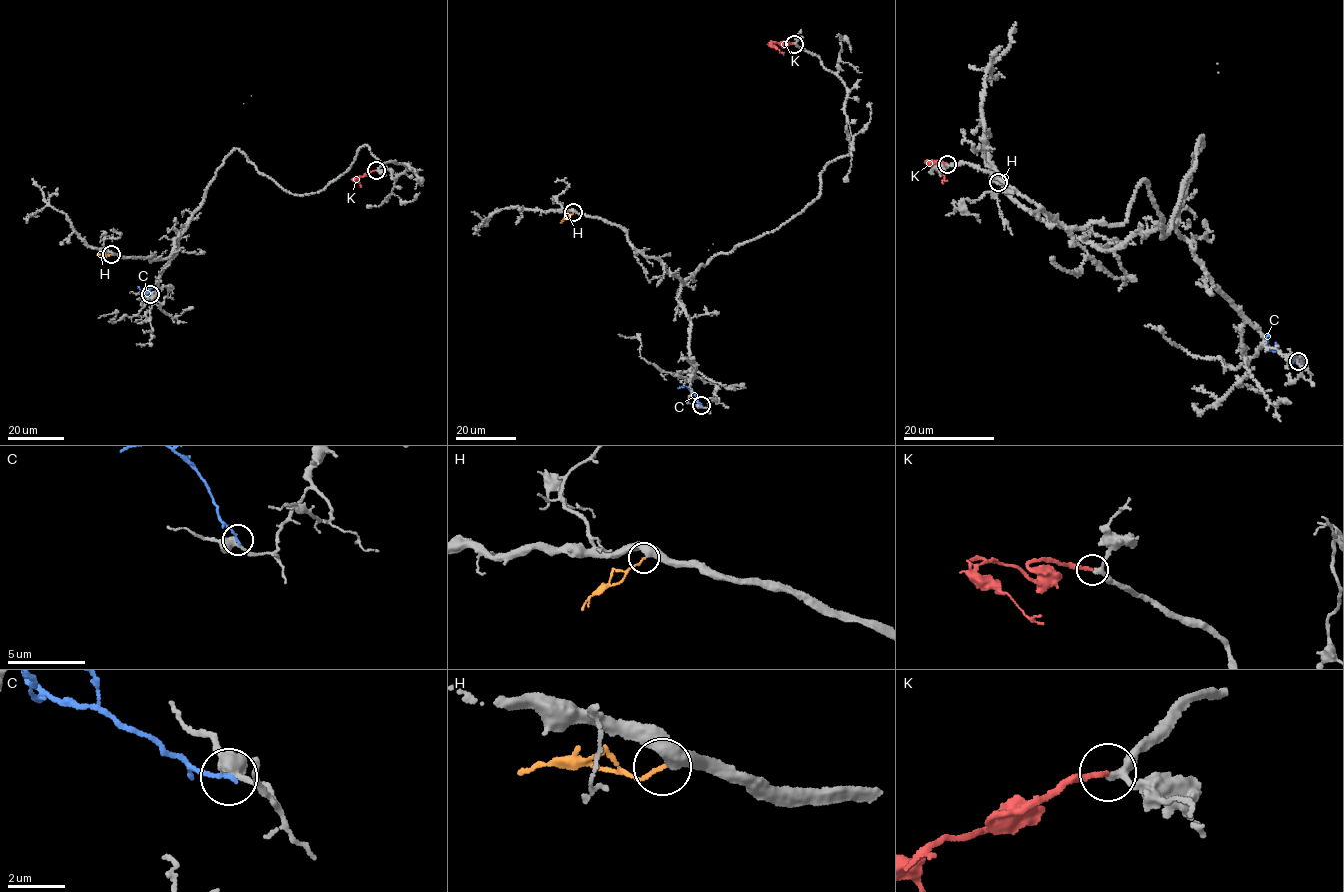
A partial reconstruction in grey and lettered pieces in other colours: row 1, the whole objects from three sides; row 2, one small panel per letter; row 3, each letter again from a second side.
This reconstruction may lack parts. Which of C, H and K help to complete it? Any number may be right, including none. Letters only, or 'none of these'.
H

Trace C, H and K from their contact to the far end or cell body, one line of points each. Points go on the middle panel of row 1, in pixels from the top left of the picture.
C: (701, 405), (692, 391), (683, 386), (678, 388)
H: (573, 212), (560, 222)
K: (793, 43), (772, 43), (784, 53)

